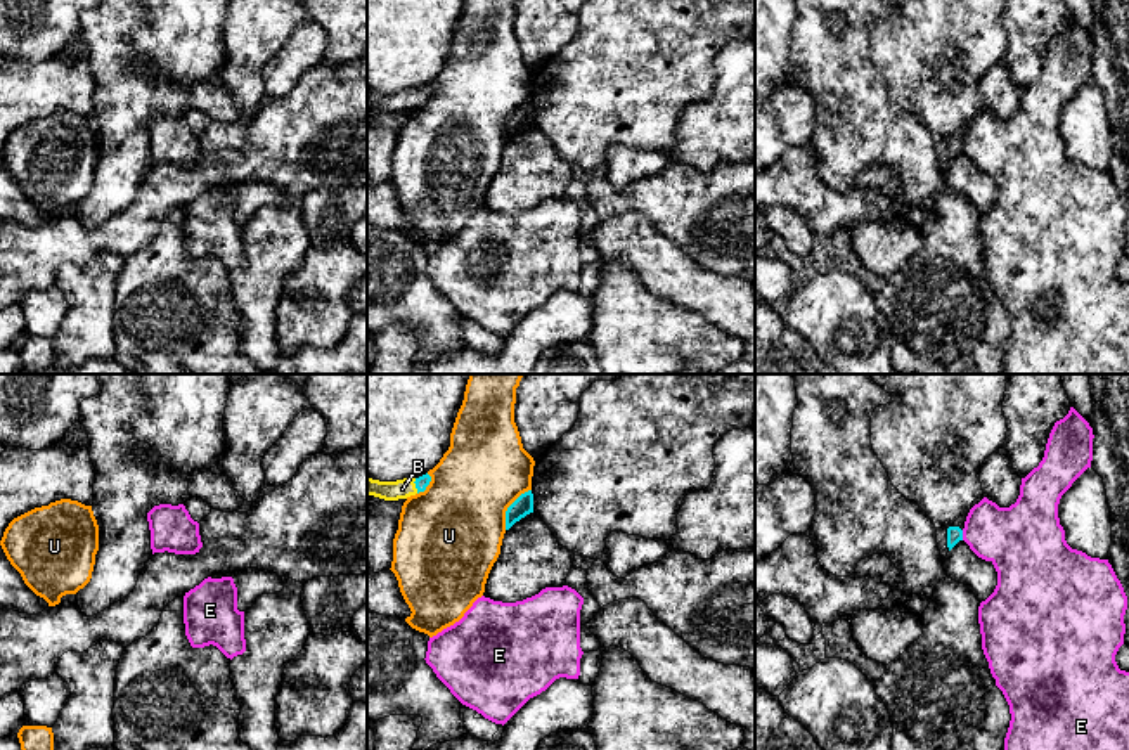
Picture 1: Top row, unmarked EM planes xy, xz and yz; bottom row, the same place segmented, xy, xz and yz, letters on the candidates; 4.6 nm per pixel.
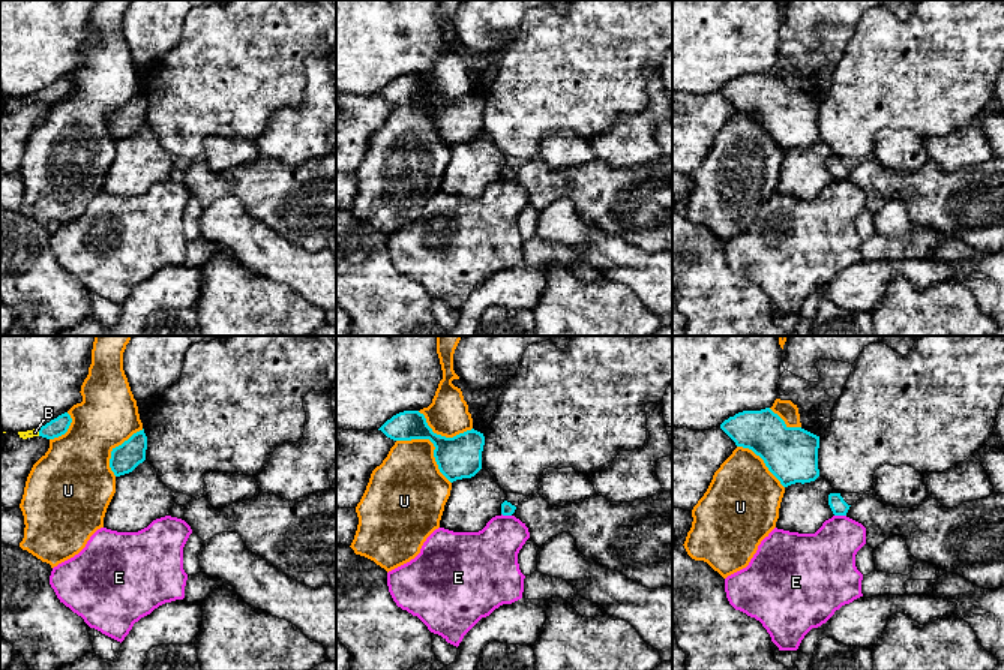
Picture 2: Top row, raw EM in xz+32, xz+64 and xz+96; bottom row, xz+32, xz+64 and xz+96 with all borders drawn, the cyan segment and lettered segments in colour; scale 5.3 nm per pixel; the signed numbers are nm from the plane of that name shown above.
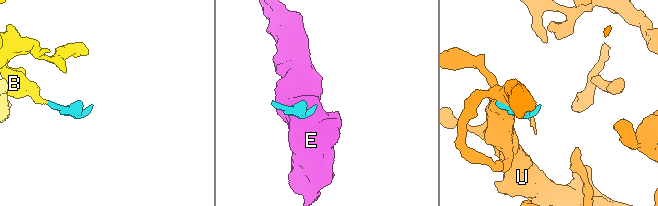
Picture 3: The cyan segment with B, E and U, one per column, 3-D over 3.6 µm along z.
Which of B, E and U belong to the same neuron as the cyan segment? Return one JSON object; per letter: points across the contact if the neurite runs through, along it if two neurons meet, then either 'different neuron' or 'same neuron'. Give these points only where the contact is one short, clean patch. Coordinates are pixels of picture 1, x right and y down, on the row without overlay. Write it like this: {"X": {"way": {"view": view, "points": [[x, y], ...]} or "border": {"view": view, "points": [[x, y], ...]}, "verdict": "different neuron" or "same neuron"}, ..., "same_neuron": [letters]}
{"B": {"verdict": "different neuron"}, "E": {"border": {"view": "yz", "points": [[961, 142], [963, 151]]}, "verdict": "different neuron"}, "U": {"verdict": "different neuron"}, "same_neuron": []}

